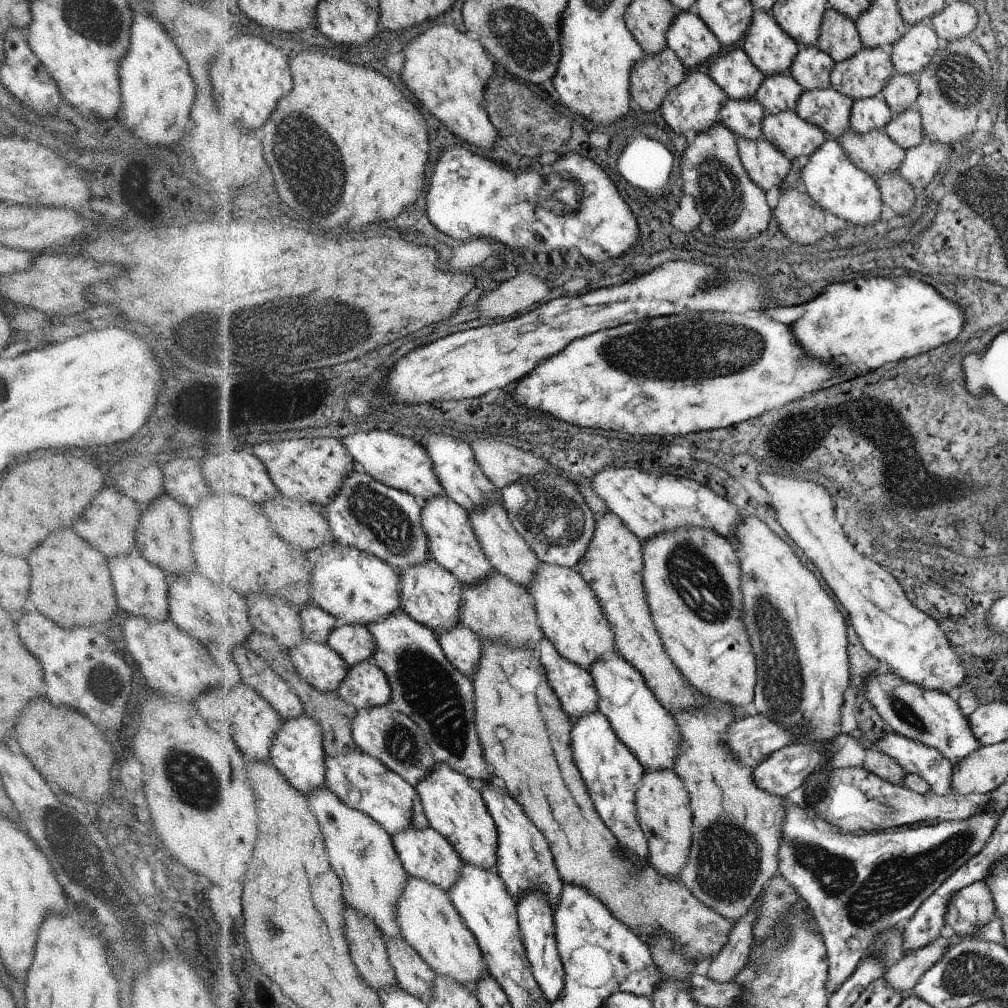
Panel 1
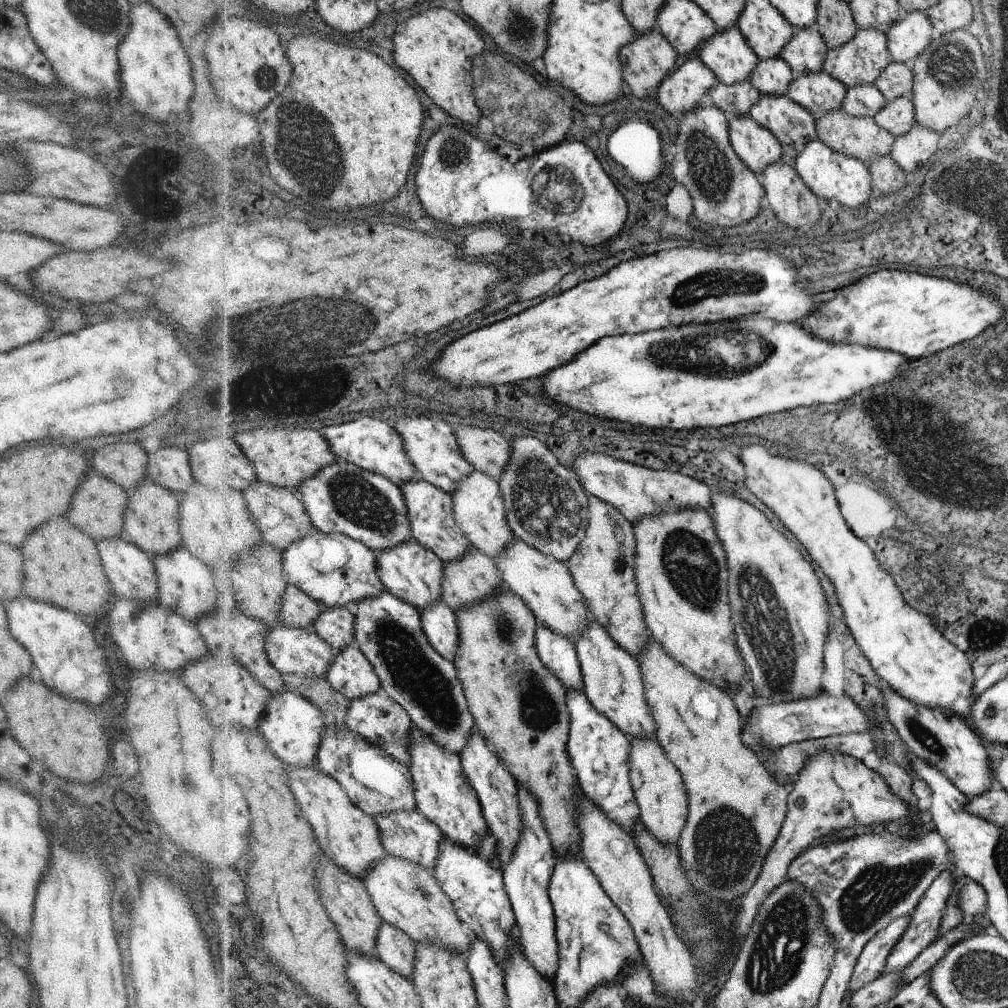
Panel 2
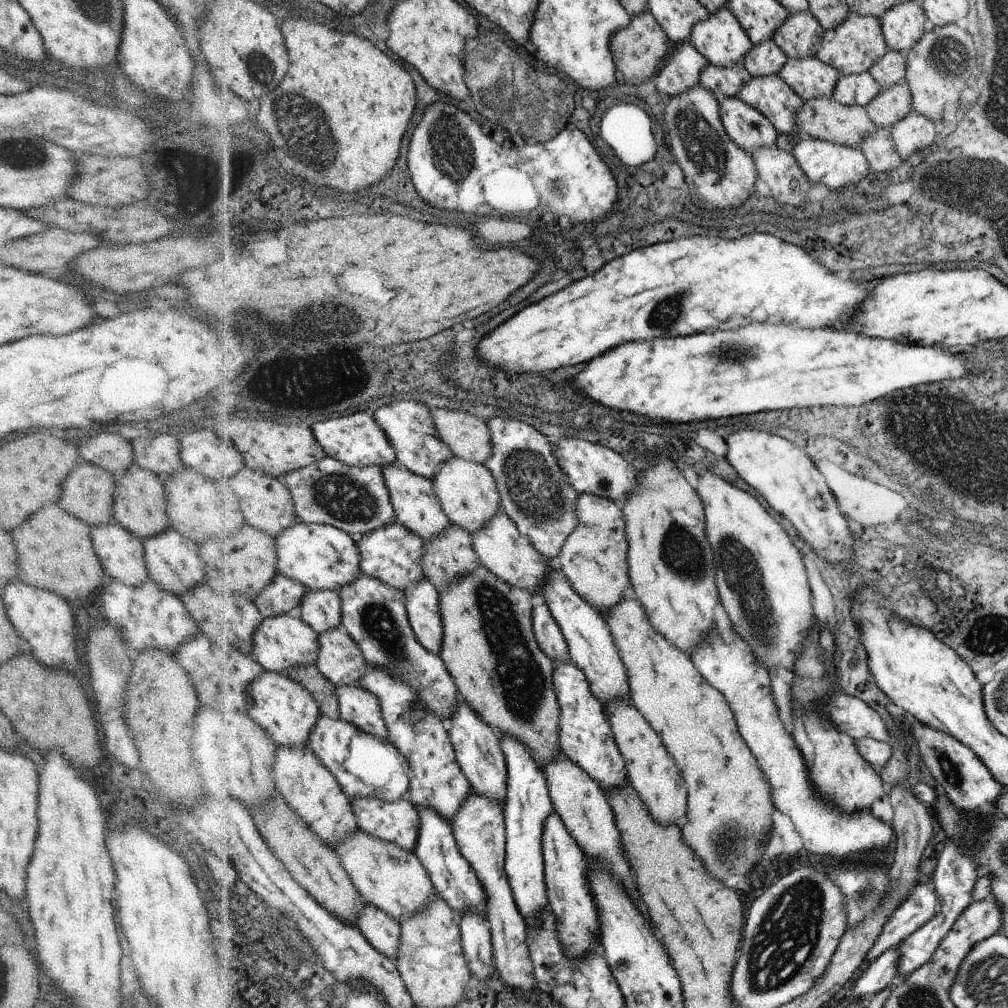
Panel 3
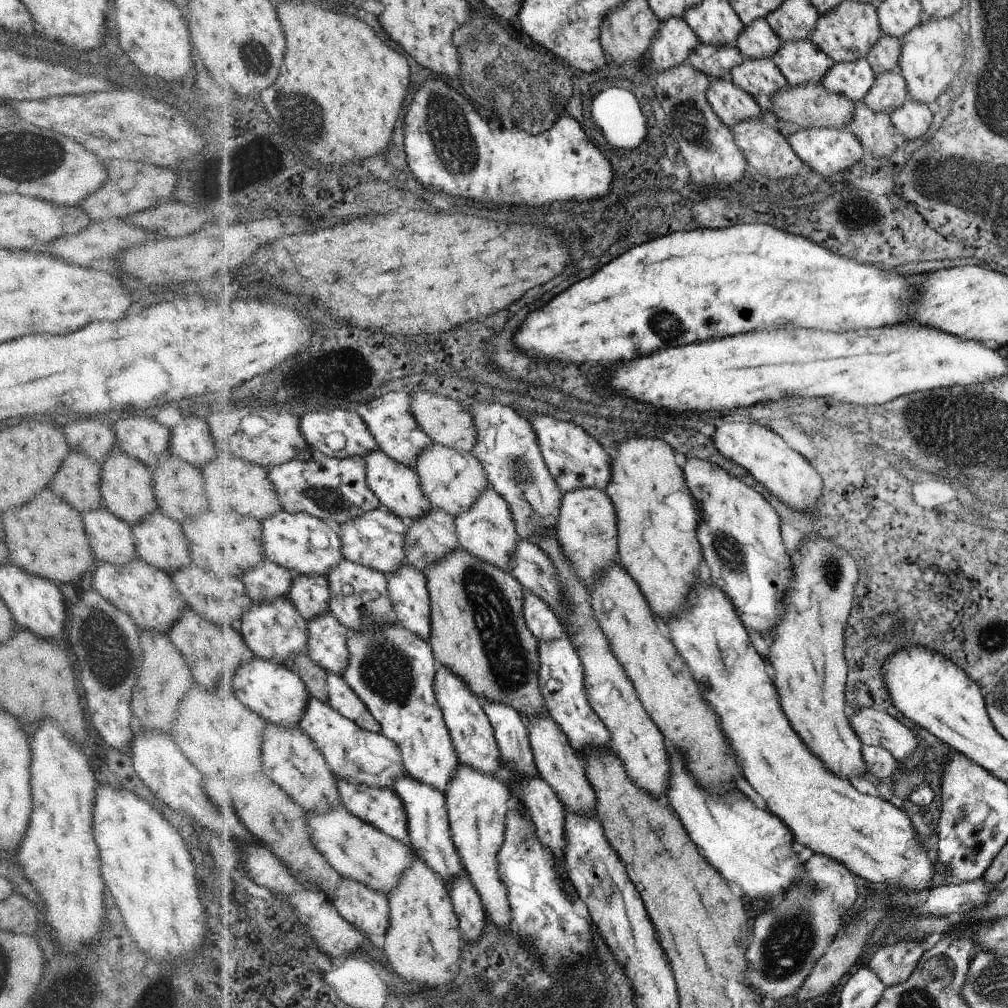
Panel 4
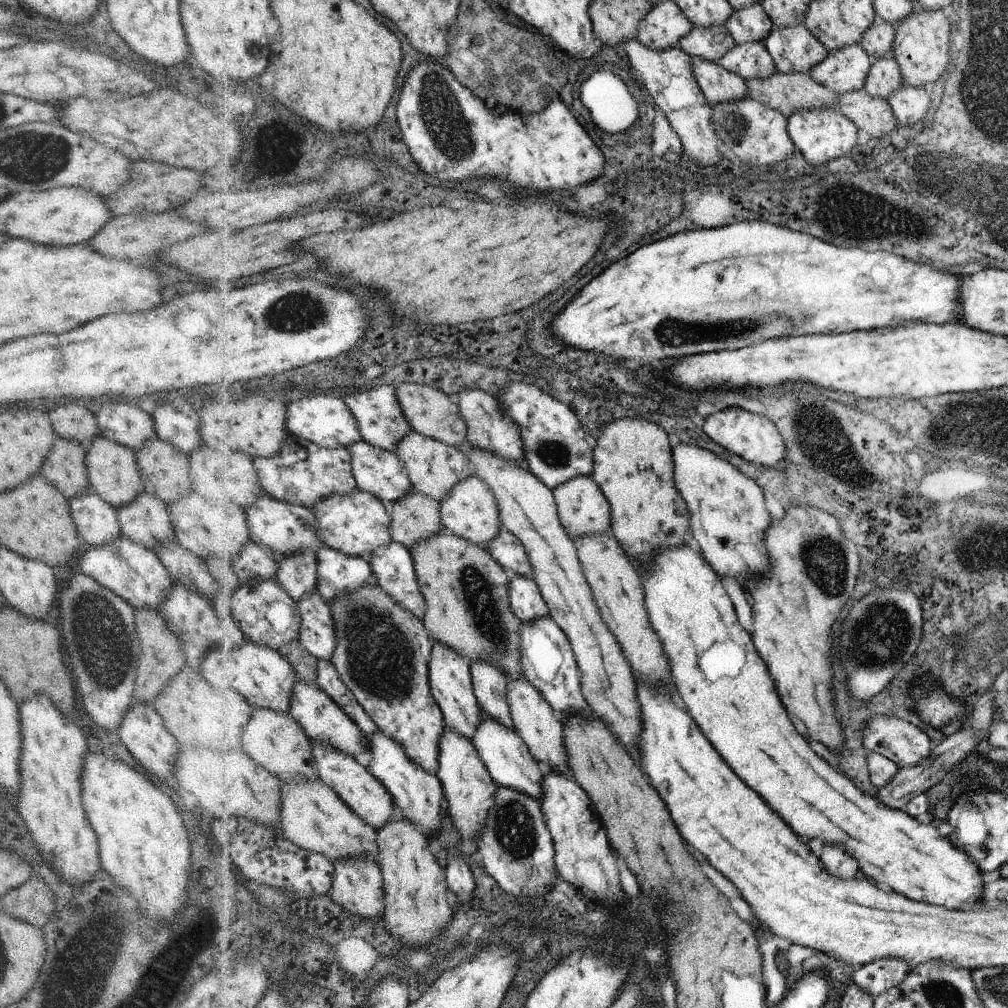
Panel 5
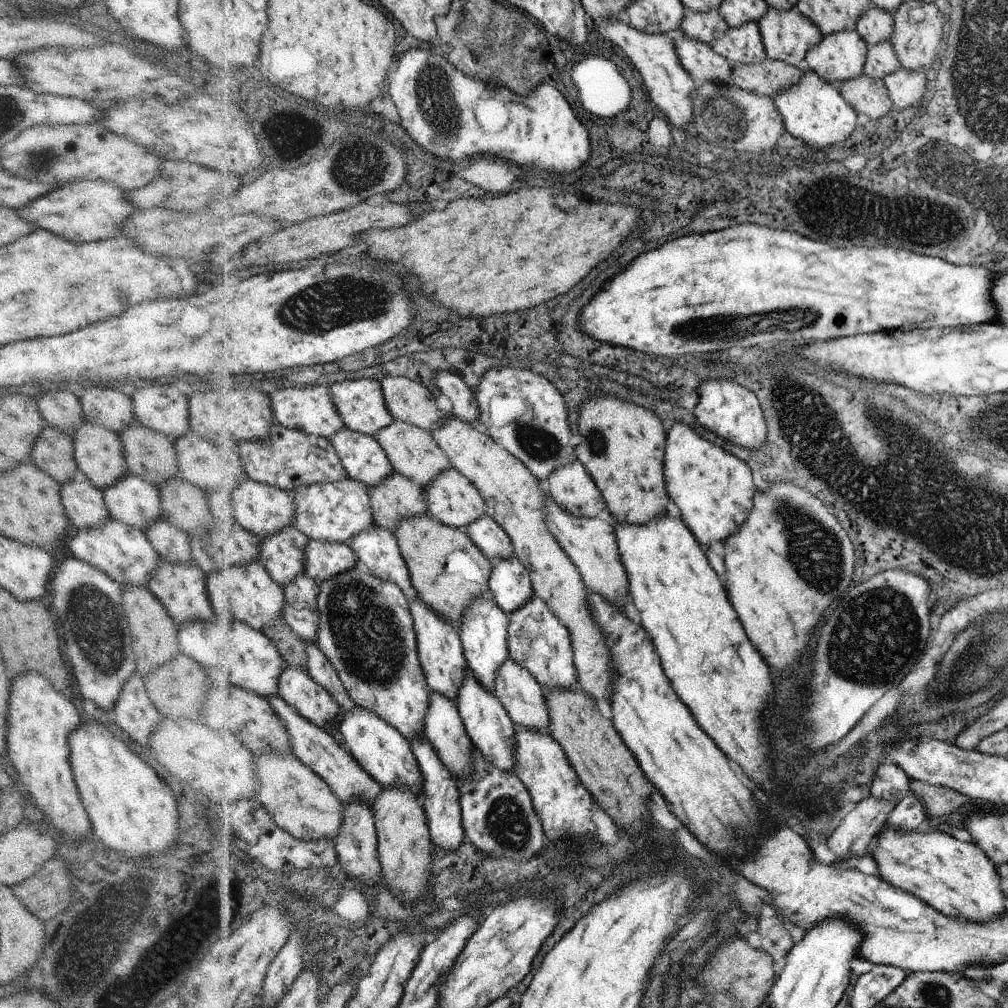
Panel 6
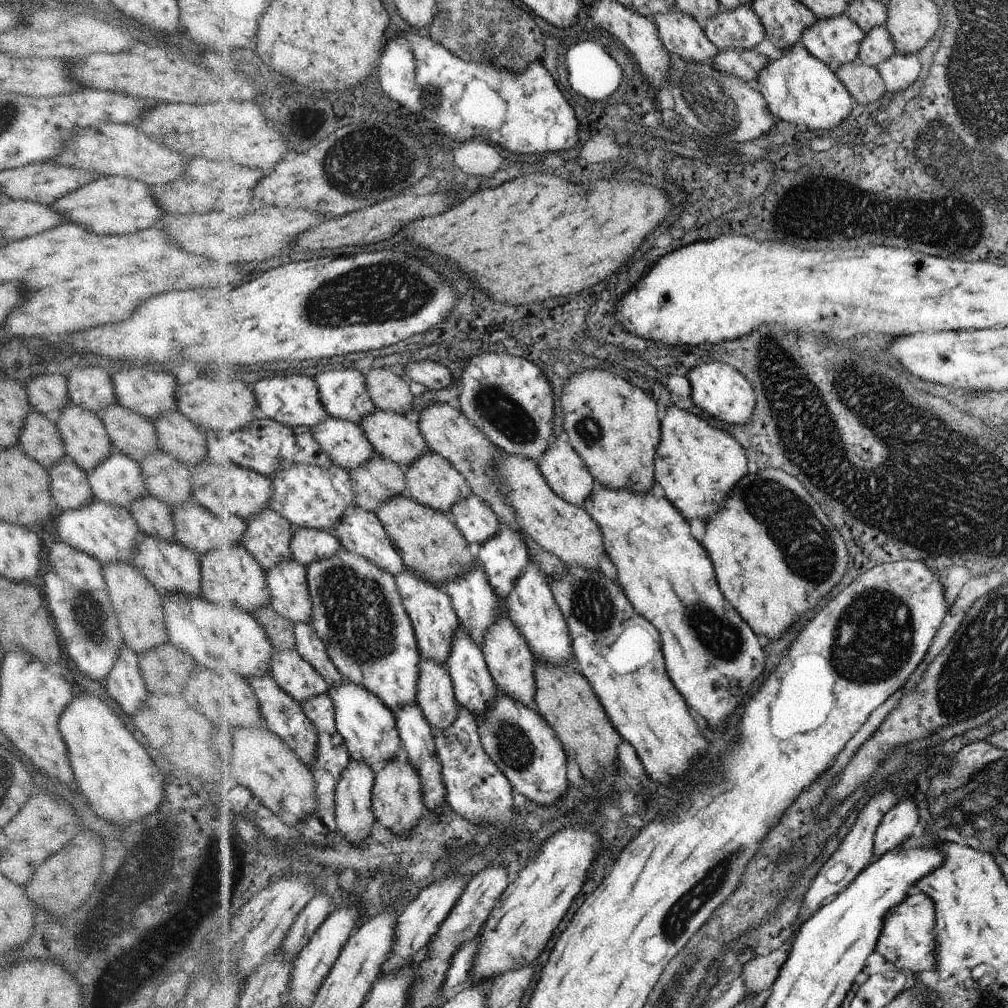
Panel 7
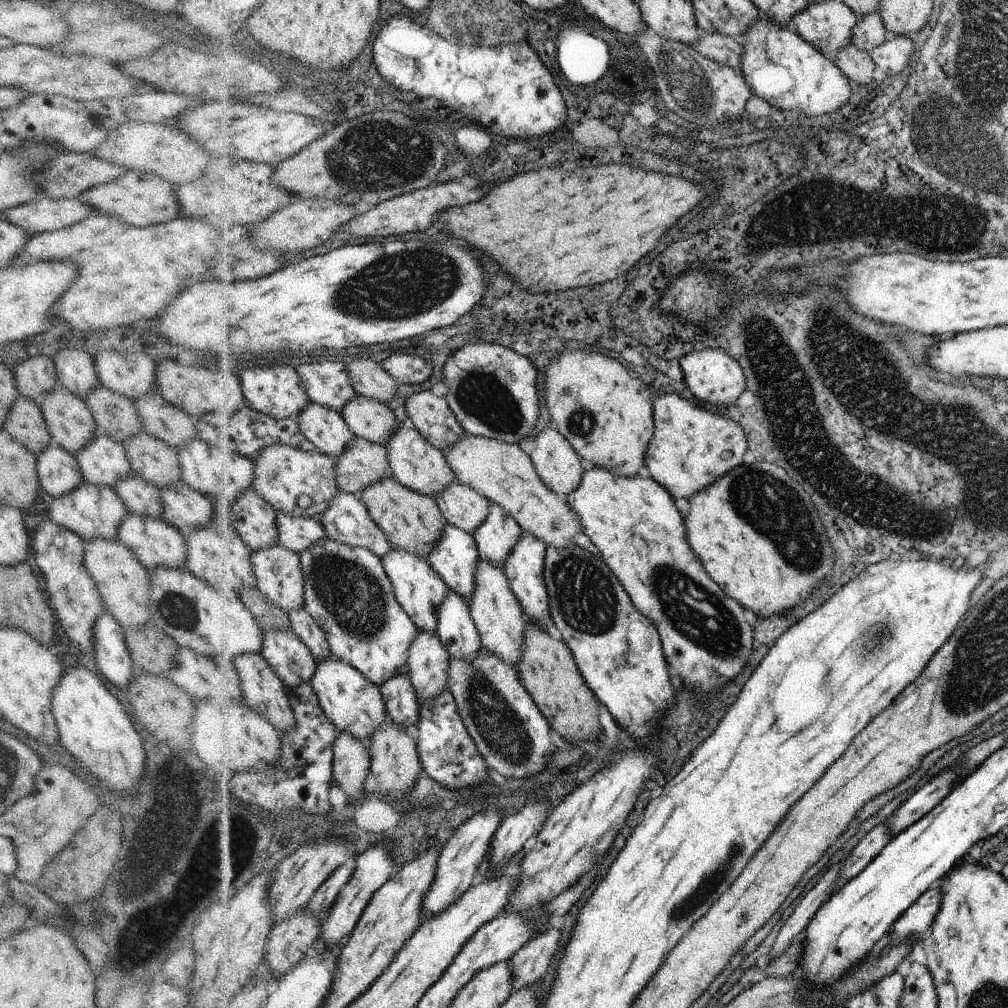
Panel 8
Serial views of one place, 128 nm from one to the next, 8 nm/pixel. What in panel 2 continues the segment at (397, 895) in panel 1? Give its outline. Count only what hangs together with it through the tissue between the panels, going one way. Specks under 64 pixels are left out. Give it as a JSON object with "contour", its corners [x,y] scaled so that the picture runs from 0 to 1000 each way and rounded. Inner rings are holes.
{"contour":[[[316,759],[312,761],[286,760],[289,779],[303,809],[313,821],[318,840],[335,859],[356,872],[366,869],[374,856],[387,847],[380,836],[380,825],[373,811],[359,804],[333,772],[323,768]]]}

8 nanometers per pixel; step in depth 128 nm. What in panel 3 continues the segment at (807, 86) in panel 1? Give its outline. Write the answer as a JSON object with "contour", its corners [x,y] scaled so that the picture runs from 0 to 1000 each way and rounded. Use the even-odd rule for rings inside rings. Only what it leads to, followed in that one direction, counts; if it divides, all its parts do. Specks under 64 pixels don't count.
{"contour":[[[803,11],[783,15],[768,33],[767,41],[784,59],[808,57],[815,44],[818,30]]]}

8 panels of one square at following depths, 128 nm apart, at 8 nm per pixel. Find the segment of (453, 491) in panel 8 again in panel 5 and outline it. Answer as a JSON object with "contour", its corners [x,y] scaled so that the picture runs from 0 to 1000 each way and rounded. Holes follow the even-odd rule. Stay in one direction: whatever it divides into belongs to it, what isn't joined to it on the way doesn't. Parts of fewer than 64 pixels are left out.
{"contour":[[[501,524],[498,525],[495,532],[482,546],[506,569],[528,573],[529,563],[524,546],[521,545],[519,538],[512,534],[512,531],[508,530],[507,527]]]}

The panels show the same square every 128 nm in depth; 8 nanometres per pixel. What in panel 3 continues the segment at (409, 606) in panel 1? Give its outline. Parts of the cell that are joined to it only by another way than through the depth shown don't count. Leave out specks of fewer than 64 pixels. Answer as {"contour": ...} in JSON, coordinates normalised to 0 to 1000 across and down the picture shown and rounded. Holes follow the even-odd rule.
{"contour":[[[393,518],[383,525],[377,525],[364,530],[358,539],[355,539],[360,550],[360,567],[371,573],[377,573],[391,583],[403,587],[409,580],[415,580],[425,575],[420,561],[423,550],[423,537],[410,526]]]}

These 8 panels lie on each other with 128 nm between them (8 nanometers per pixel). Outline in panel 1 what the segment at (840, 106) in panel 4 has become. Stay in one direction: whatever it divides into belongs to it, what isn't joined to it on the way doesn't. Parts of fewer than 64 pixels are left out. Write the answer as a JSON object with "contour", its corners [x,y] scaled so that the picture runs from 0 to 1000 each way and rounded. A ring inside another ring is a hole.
{"contour":[[[843,127],[829,140],[837,145],[853,169],[870,178],[879,172],[892,171],[898,156],[898,149],[885,141],[879,131],[869,128],[859,134],[850,134]]]}

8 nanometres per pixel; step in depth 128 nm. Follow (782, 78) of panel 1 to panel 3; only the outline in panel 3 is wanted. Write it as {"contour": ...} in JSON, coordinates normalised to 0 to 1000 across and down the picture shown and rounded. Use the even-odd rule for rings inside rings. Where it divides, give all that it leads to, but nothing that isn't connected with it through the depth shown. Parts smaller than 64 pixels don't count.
{"contour":[[[766,39],[754,45],[748,44],[739,57],[737,64],[745,76],[764,76],[772,74],[781,63],[782,56]]]}

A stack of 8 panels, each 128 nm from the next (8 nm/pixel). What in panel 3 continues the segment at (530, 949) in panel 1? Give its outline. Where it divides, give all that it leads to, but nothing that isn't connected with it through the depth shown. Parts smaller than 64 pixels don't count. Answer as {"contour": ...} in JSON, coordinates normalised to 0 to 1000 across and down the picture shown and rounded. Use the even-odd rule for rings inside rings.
{"contour":[[[496,729],[502,748],[504,764],[503,794],[500,800],[502,813],[502,864],[503,874],[511,890],[512,899],[526,921],[535,920],[539,914],[539,903],[545,893],[541,878],[538,830],[542,813],[549,806],[543,776],[538,763],[532,758],[524,743],[512,733]]]}

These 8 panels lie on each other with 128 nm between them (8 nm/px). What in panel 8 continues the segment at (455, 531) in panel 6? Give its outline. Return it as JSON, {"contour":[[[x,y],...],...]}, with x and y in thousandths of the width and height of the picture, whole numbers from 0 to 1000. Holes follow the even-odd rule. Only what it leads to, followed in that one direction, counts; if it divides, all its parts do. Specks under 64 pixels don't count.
{"contour":[[[392,473],[368,481],[358,493],[393,545],[401,545],[423,554],[432,548],[441,533],[446,518],[433,494],[401,482]]]}

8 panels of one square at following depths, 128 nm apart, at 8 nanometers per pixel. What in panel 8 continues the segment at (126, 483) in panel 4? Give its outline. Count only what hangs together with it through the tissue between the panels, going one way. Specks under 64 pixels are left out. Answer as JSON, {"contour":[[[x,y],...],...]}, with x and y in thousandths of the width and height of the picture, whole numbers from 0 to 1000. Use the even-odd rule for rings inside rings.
{"contour":[[[58,380],[53,388],[48,391],[45,398],[40,402],[45,417],[46,425],[55,438],[62,444],[64,444],[71,452],[79,449],[83,443],[91,440],[94,431],[97,430],[97,425],[89,406],[86,404],[83,396],[76,394],[74,391],[65,387]]]}

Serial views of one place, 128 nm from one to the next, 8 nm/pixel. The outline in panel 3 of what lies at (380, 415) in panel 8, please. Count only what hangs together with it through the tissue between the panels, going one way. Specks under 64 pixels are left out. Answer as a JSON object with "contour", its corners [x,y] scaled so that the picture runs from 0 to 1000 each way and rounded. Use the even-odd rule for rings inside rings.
{"contour":[[[452,452],[430,477],[440,506],[450,520],[460,523],[467,531],[478,527],[498,507],[494,478],[480,460]]]}

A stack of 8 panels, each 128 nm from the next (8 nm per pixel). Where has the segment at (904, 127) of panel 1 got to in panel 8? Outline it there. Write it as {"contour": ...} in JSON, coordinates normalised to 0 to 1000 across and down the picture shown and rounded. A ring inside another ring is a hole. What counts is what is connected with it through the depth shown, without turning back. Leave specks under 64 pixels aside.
{"contour":[[[871,11],[851,18],[853,21],[846,30],[844,44],[863,54],[864,50],[876,45],[880,40],[881,30]]]}

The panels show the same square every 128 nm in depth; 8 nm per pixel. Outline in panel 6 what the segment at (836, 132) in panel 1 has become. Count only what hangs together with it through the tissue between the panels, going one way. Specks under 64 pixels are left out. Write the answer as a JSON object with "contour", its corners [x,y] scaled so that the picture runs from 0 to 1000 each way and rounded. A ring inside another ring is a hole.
{"contour":[[[763,8],[761,14],[751,22],[756,32],[757,45],[760,47],[761,58],[776,61],[790,65],[799,60],[805,47],[816,41],[813,29],[803,19],[796,15],[790,8],[784,11],[771,11]]]}

